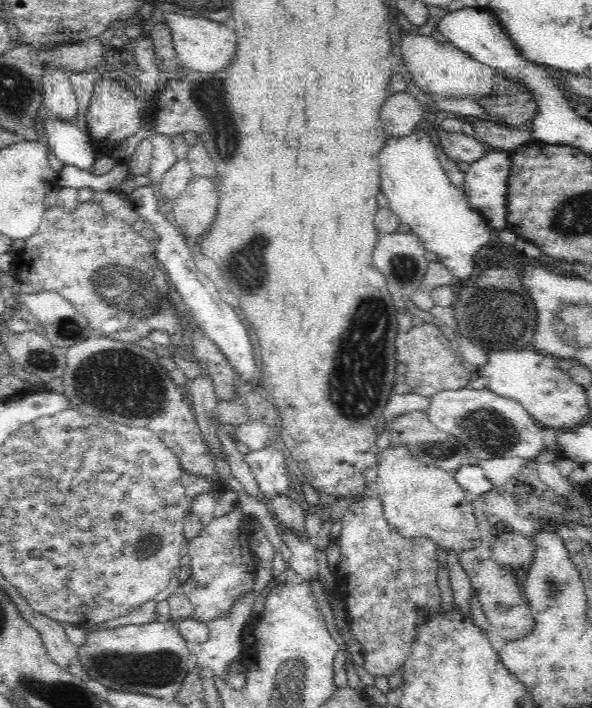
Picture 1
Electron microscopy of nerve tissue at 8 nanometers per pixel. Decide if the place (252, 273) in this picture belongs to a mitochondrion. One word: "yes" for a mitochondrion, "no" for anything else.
yes

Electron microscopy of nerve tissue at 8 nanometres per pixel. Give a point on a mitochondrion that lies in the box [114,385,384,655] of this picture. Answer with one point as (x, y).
(149, 547)

